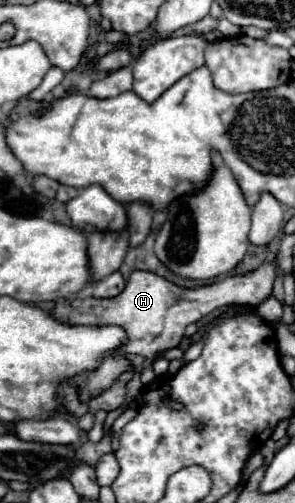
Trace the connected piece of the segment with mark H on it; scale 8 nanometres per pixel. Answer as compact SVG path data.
M262 265L246 277L226 277L220 283L204 285L200 289L180 289L174 283L158 277L150 271L132 271L126 281L126 287L120 295L110 299L62 299L54 307L54 317L62 323L70 325L120 325L126 329L130 343L122 347L126 355L140 355L146 361L154 361L160 353L178 347L184 329L190 323L198 323L202 317L212 313L214 309L226 305L258 305L272 295L272 283L276 279L274 265Z

